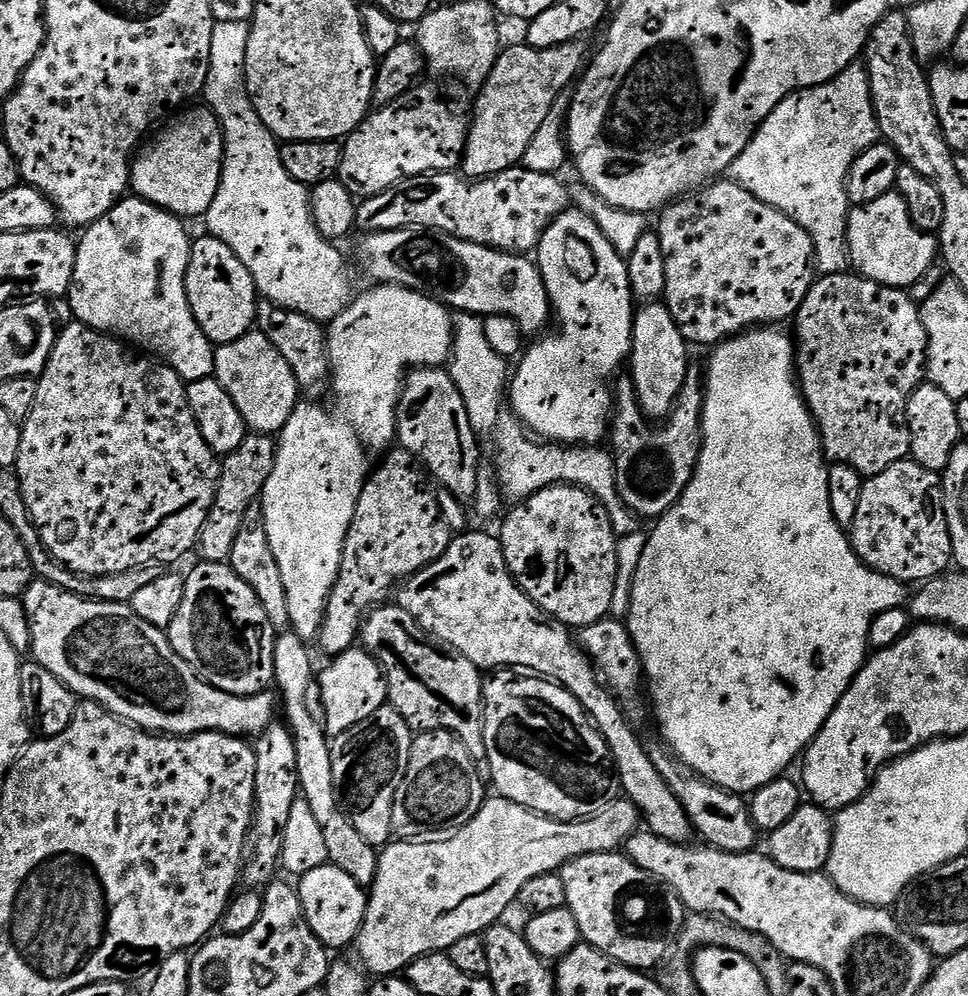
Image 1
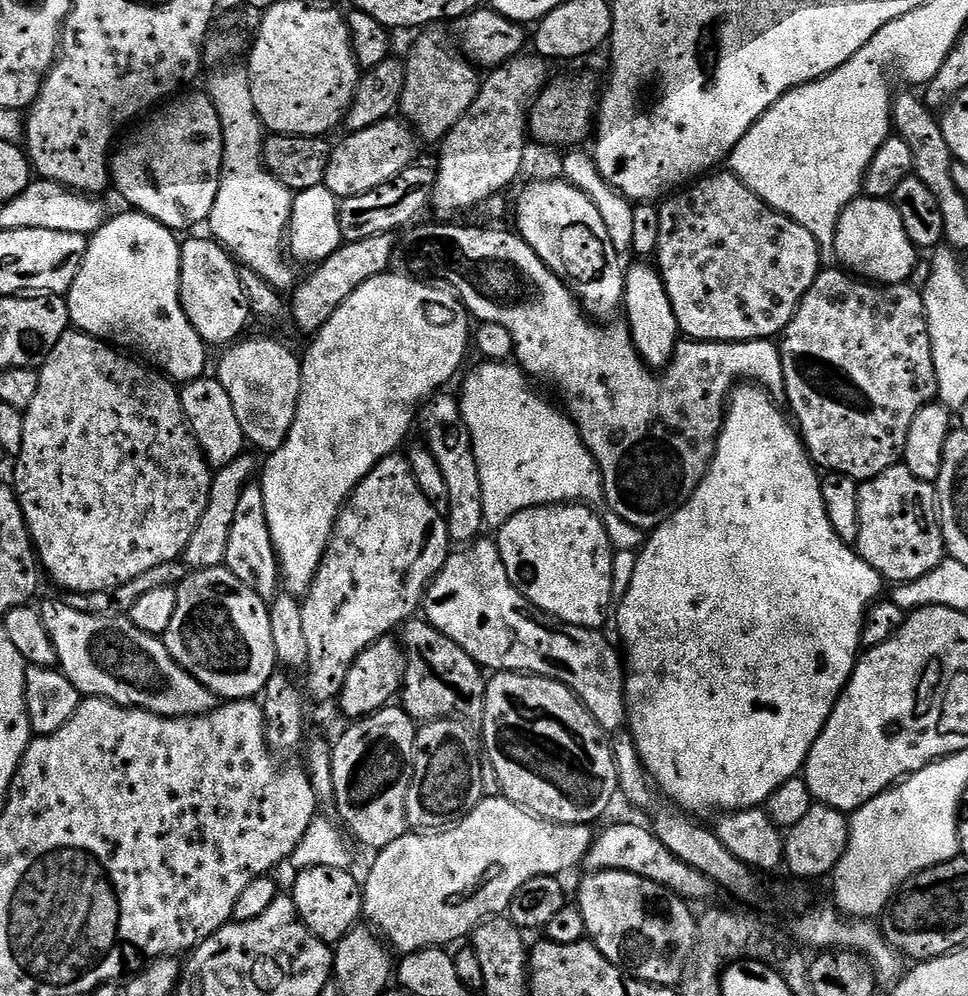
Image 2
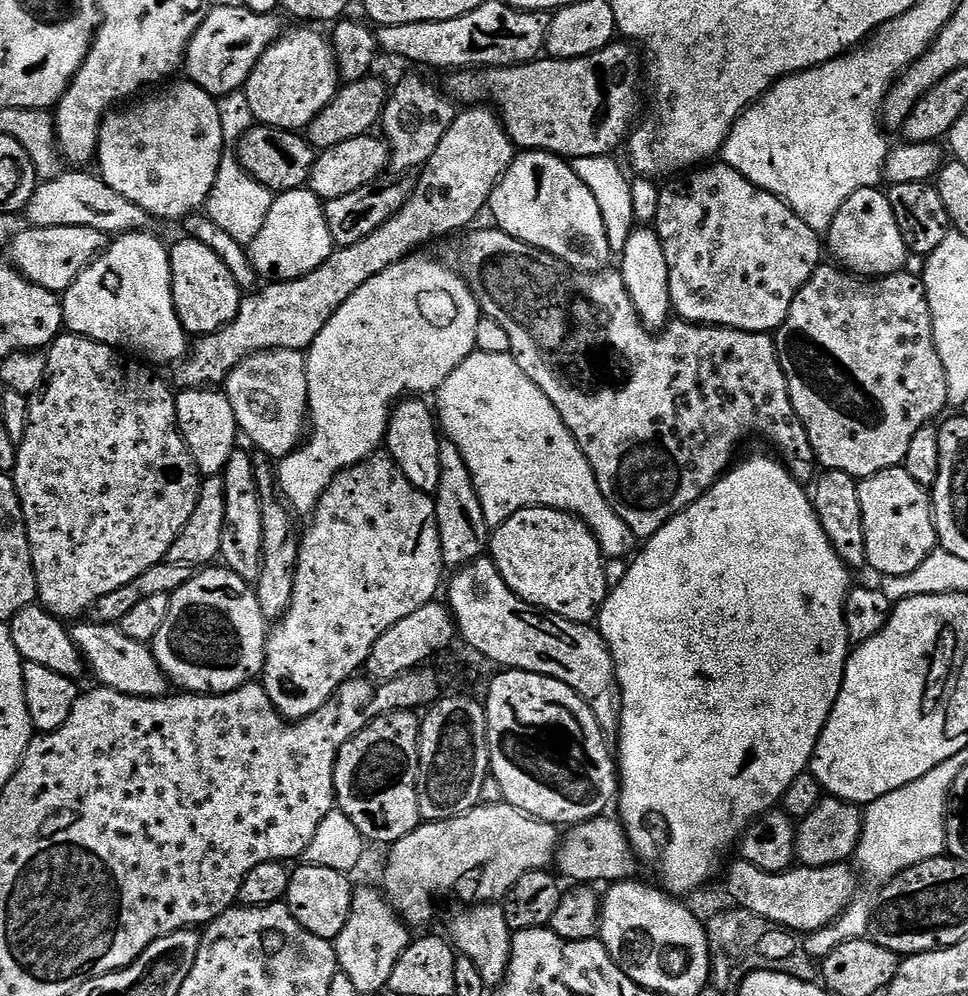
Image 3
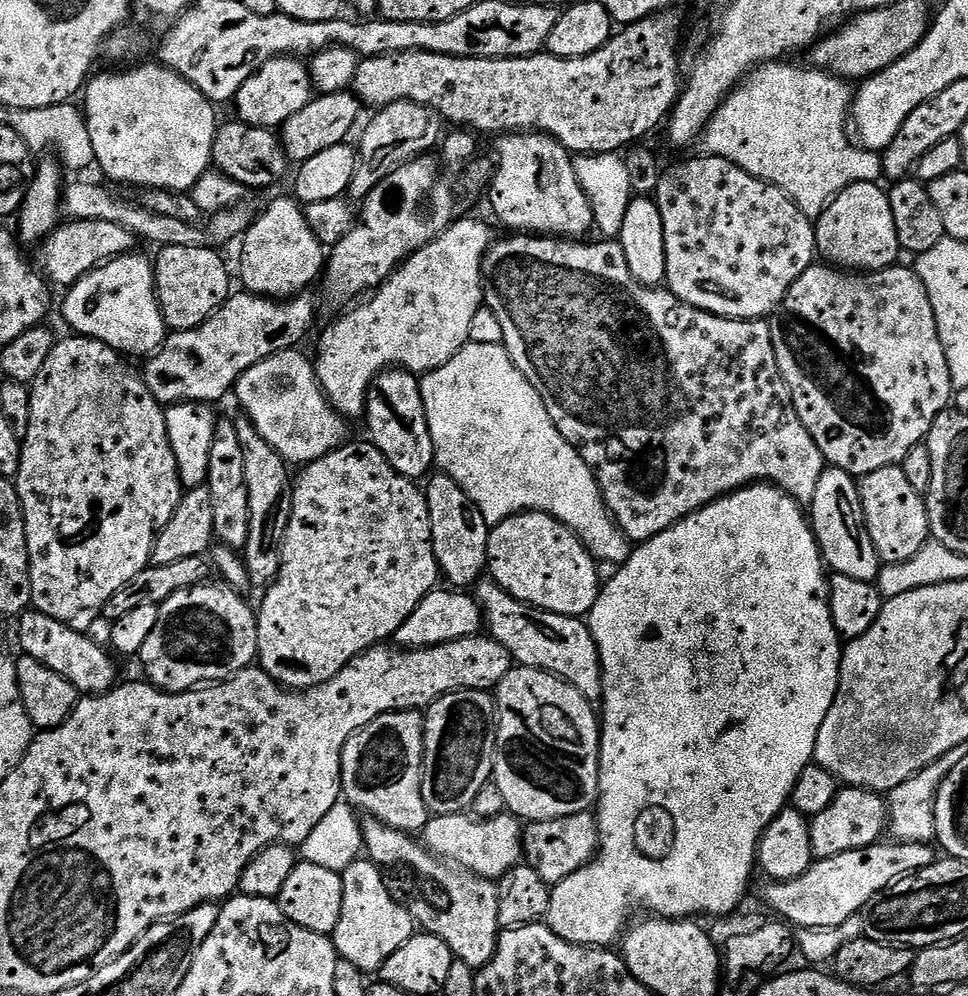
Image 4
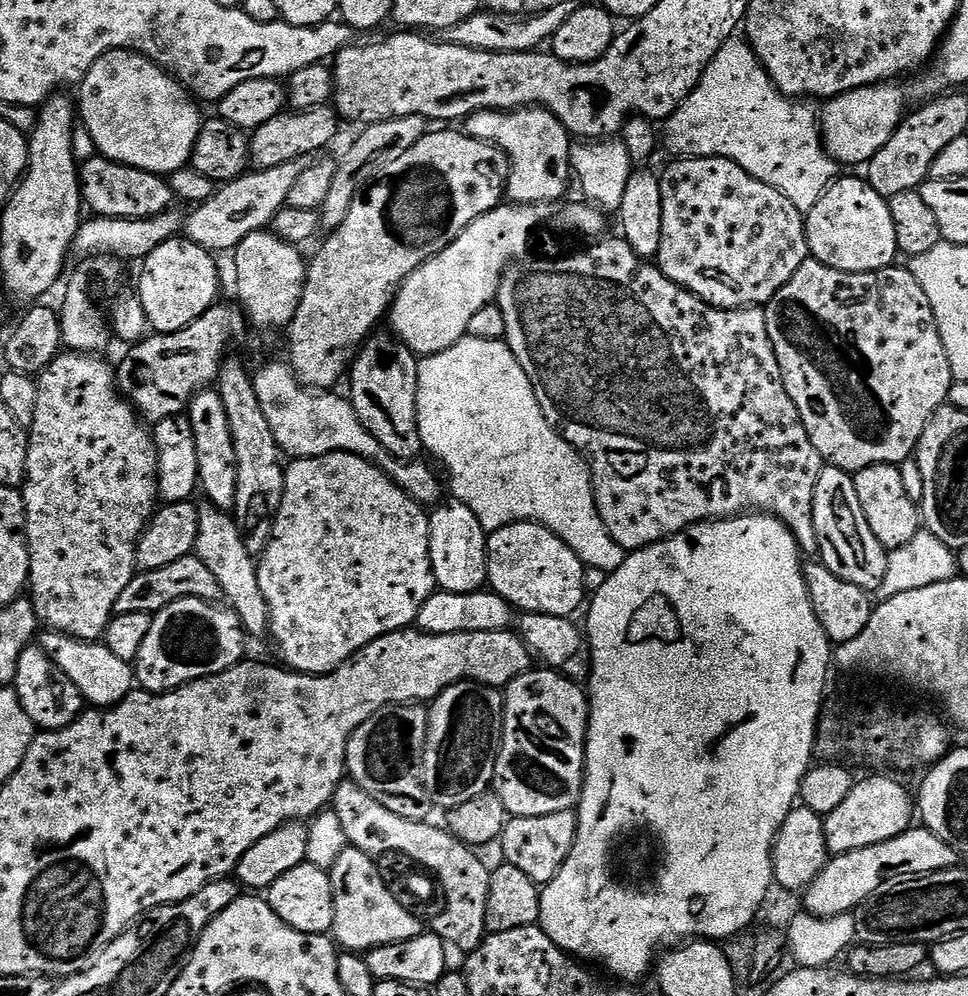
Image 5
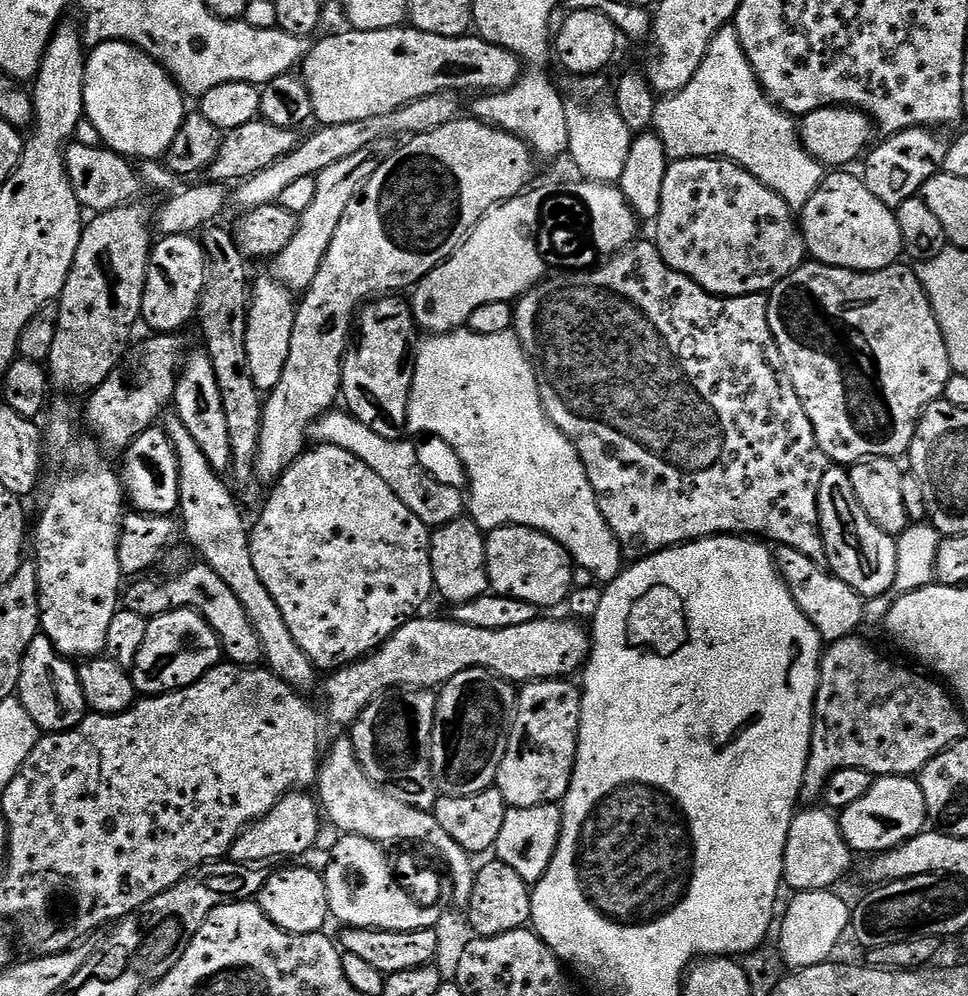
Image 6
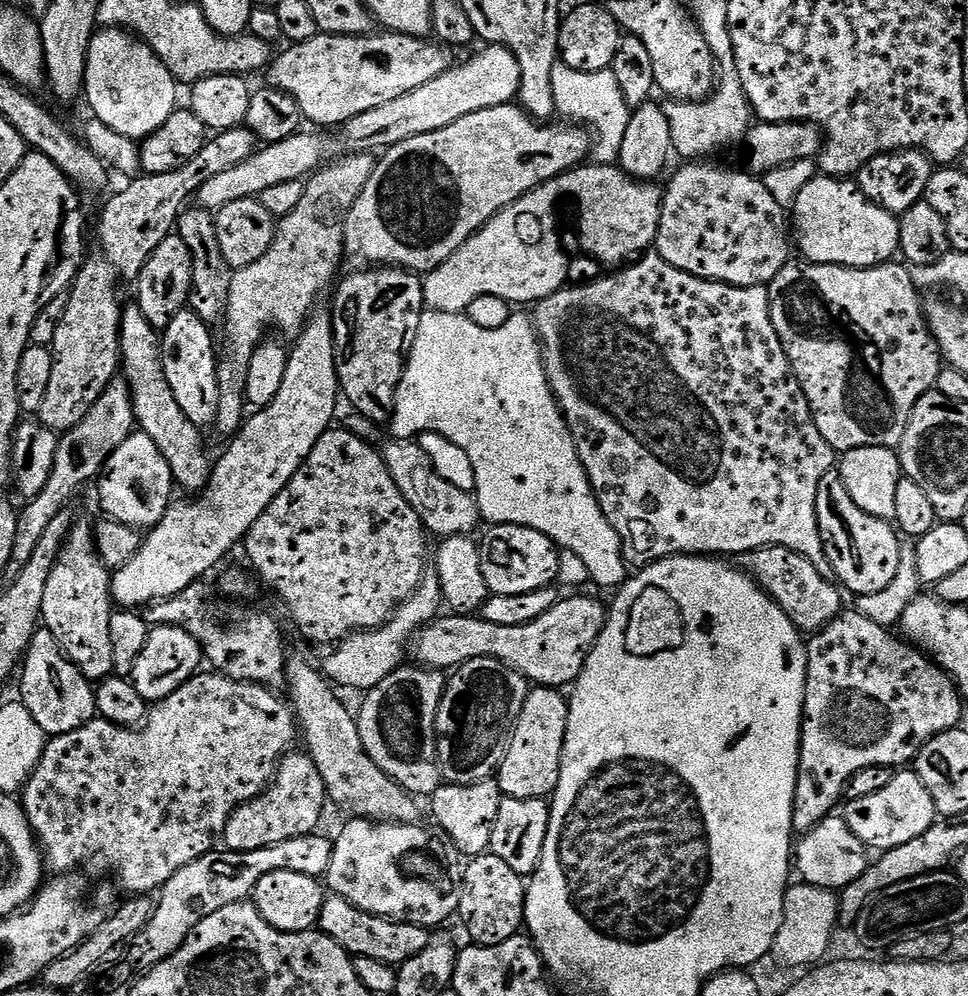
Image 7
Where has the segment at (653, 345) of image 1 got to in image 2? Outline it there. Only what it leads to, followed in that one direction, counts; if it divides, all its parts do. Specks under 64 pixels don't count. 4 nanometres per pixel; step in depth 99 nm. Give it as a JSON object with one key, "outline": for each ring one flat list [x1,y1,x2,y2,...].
{"outline":[[636,263,640,264,629,267,624,273,622,312,628,315,626,323,638,354,649,368,658,370,667,367,672,360,682,333,678,326,678,318,674,318,674,306,670,306,670,294,666,294,666,286,659,271,651,263]]}

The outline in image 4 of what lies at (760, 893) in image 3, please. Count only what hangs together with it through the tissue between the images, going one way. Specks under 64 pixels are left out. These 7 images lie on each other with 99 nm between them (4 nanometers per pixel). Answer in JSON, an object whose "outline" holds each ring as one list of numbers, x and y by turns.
{"outline":[[877,842,862,850,846,850,846,854,834,854,834,858,816,860,806,874,798,878,769,883,764,900,781,921,796,930,837,928,847,924,863,913,866,902,870,902,874,894,897,884,902,878,913,876,938,859,928,844,884,843]]}

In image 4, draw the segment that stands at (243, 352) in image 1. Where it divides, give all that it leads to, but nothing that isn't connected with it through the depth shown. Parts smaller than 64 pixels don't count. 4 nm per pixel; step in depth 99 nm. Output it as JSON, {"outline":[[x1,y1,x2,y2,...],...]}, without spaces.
{"outline":[[291,348,250,366,234,389,234,397,244,407,243,415,292,466,312,464,349,439,349,421,332,407,316,376,315,363,302,353]]}

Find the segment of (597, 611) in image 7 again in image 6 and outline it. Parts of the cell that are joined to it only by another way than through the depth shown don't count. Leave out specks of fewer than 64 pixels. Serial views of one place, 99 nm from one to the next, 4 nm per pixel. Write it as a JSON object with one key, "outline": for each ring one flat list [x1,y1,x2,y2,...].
{"outline":[[451,618,445,620,407,620,379,648,367,656,345,664,331,673,325,686,328,716,336,724,351,726,375,696,393,690,414,688,439,689,462,670,484,668,495,676,523,686,534,680,572,678,583,669,592,651,590,632,576,620,537,618,526,626,509,626,506,630,478,630]]}

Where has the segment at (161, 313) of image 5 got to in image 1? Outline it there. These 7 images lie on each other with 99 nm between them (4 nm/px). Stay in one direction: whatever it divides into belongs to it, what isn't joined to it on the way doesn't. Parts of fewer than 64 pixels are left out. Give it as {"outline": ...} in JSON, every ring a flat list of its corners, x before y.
{"outline":[[207,234,201,236,201,240,198,238,192,240,192,253,188,259,188,269,184,279,190,310,198,322,202,334,206,334,206,338,212,345,229,344,242,338,247,332,253,331,256,322,258,293,254,286,254,278,250,278,250,270,246,270,246,266,242,266,242,262,238,262,238,254,234,254,234,250,230,250,230,246,226,246,226,242,222,242,218,238]]}

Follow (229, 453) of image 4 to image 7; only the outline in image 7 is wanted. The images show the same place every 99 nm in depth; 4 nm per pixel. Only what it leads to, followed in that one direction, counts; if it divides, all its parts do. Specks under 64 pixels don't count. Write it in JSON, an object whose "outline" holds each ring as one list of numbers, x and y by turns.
{"outline":[[185,310,174,314,170,322,160,332,160,353,162,354,162,370,166,370,166,382,170,382,170,390,174,390,174,399,178,406,201,430,215,425,220,401,220,383,216,366,218,352,212,349,213,329,198,314]]}

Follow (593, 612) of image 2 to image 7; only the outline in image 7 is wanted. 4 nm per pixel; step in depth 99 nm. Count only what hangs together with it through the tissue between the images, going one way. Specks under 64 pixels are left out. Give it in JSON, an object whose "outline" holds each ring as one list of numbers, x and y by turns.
{"outline":[[494,524,479,541,482,575,493,596,498,594,530,594,534,590,553,587,559,574,561,549,549,536,526,526]]}

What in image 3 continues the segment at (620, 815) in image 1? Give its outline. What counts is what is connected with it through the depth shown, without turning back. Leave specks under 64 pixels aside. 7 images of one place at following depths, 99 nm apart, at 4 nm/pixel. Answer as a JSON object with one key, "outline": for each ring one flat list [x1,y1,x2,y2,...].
{"outline":[[480,804,464,816,421,823,420,827,406,834,406,838,391,845,389,852,392,853,384,868,382,888,392,907,409,925,428,924,432,920,432,896,439,892,452,892,456,888,457,894,468,906,503,901,522,874,547,869,553,863,561,839,557,825,535,820,519,812,512,804]]}

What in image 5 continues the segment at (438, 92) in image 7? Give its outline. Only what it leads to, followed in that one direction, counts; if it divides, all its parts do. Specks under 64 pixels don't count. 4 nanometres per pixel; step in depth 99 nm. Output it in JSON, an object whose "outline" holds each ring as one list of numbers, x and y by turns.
{"outline":[[303,156,270,170,248,170,236,180,221,183,209,200,202,201,189,211,192,213,182,224,183,235,207,252,231,253,250,234,265,231,271,225,277,212,287,205,294,182,298,182,298,177,306,171,309,163,309,157]]}

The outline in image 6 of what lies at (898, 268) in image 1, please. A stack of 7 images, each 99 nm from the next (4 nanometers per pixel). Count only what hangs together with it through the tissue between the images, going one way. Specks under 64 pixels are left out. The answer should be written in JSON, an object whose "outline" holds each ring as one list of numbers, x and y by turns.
{"outline":[[848,170,829,171,818,186,818,190,814,190,810,202,806,202,803,212,799,213,798,227,804,233,807,255,821,264,855,272,877,272,883,268,890,268,901,259,900,256,904,252,896,213,882,202,878,202,874,194,870,194,870,190,859,175,851,176,850,173]]}

